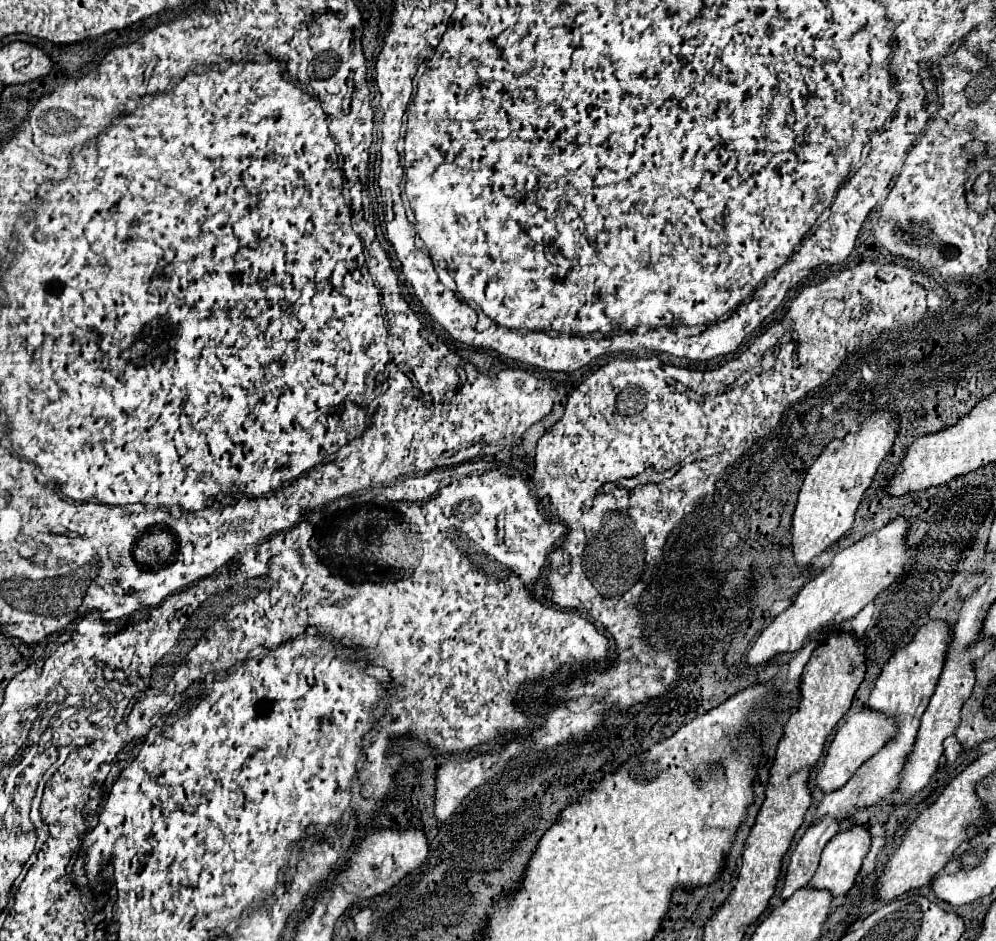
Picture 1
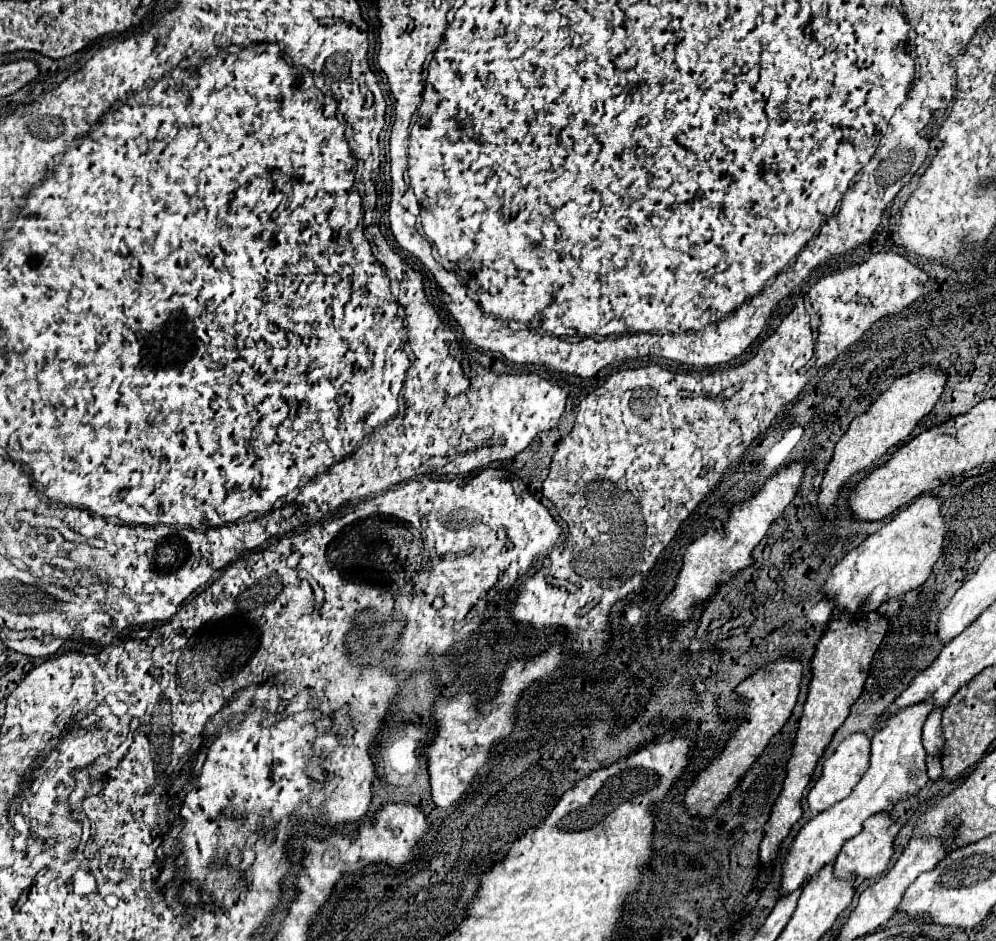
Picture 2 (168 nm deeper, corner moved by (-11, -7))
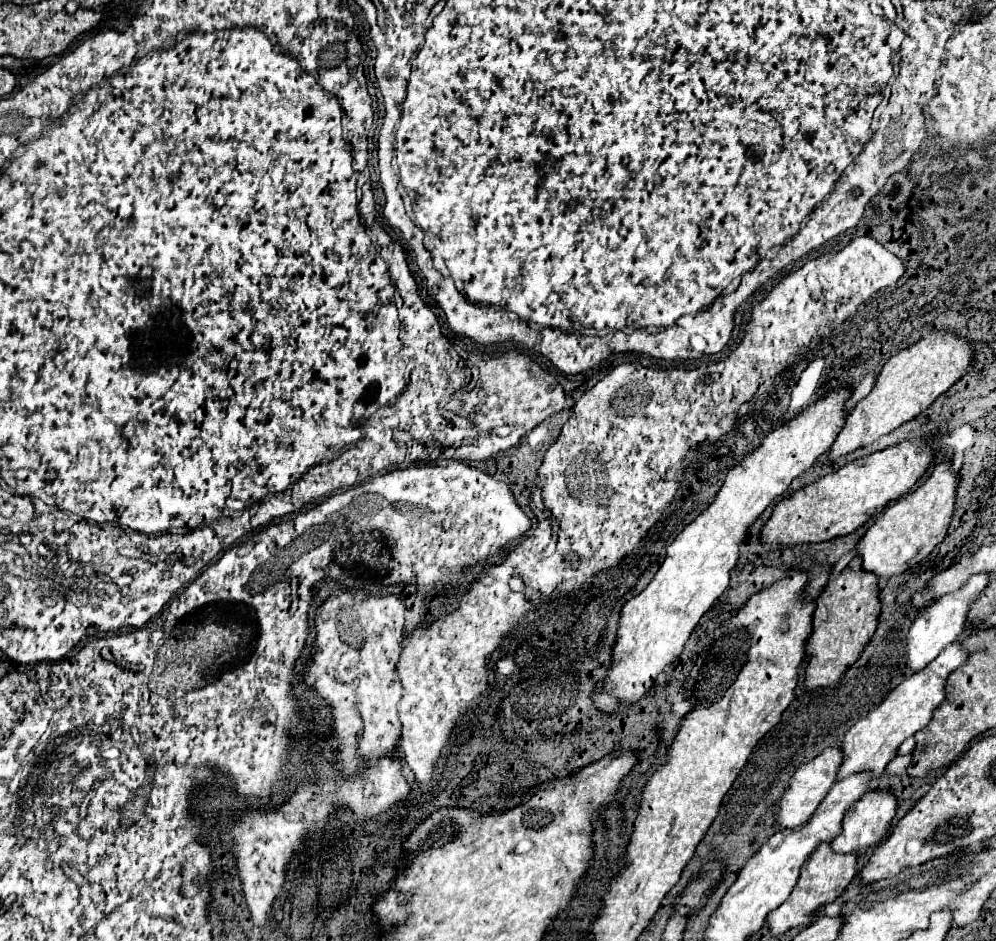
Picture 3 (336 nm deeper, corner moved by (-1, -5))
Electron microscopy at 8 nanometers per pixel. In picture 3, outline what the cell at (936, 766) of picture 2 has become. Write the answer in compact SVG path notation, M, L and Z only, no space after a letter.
M912 755L896 756L890 763L887 765L885 771L888 774L894 775L903 775L907 773L907 768L911 765Z

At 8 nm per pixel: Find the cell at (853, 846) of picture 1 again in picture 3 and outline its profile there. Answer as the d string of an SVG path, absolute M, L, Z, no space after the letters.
M870 791L866 793L854 807L846 811L846 817L842 821L842 833L830 843L834 853L854 853L854 855L864 855L870 847L876 847L884 835L890 829L890 821L896 815L896 799L890 793L882 791Z

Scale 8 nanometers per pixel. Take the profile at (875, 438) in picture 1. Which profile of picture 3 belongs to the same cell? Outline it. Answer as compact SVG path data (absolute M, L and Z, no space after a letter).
M948 331L928 333L916 345L890 357L888 363L884 365L884 369L880 371L870 395L864 397L846 415L846 425L838 433L834 445L828 453L830 463L856 451L858 447L874 443L878 437L890 433L892 429L896 429L902 423L920 415L968 371L970 363L972 363L970 343Z

